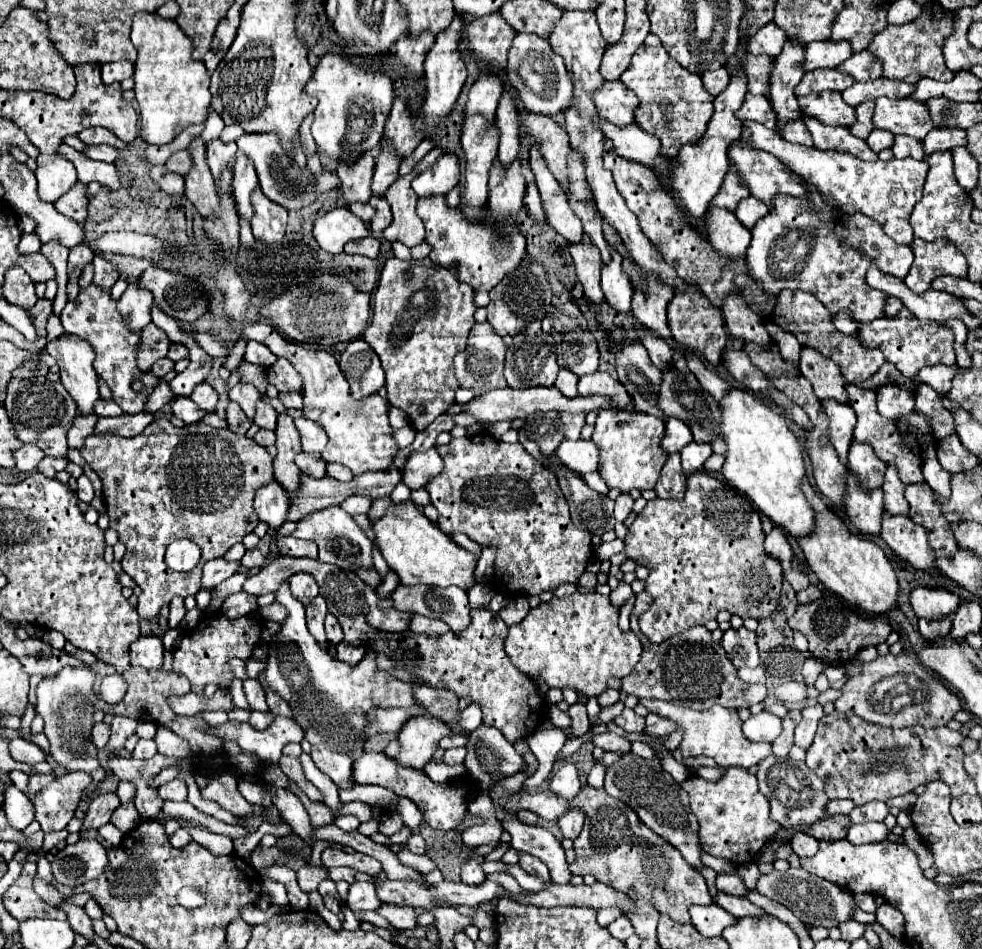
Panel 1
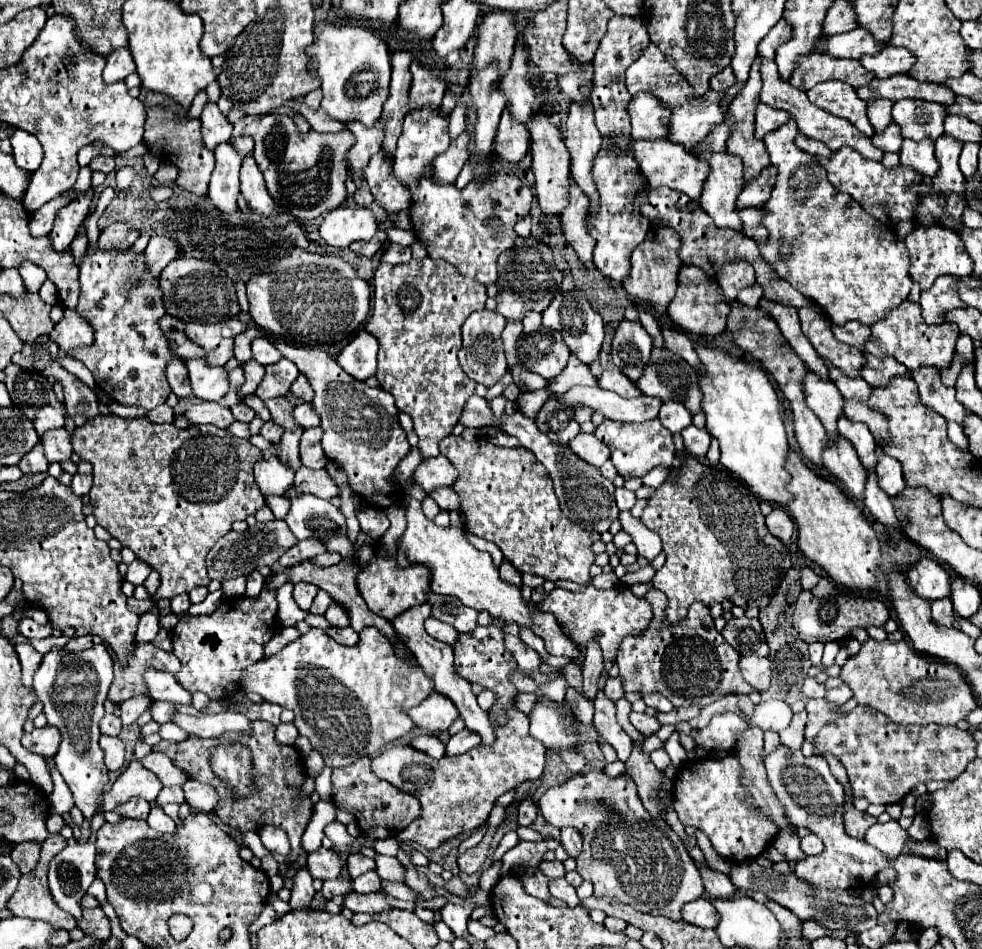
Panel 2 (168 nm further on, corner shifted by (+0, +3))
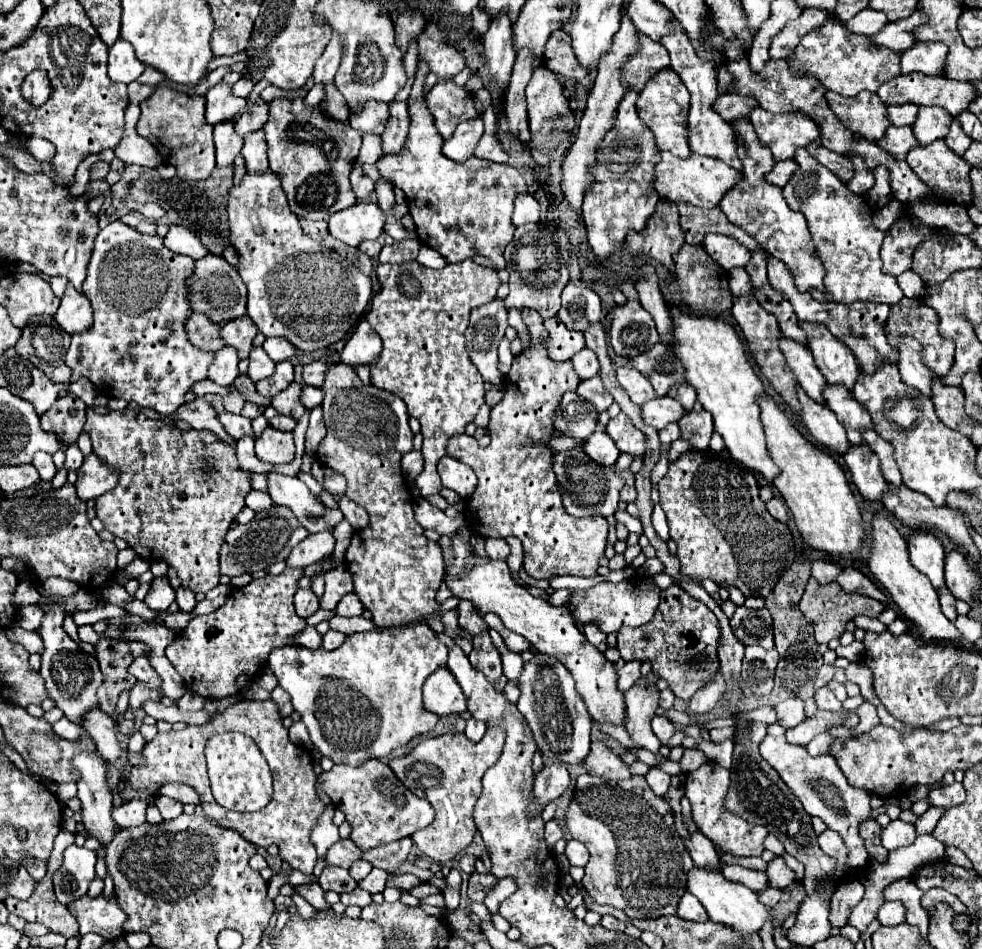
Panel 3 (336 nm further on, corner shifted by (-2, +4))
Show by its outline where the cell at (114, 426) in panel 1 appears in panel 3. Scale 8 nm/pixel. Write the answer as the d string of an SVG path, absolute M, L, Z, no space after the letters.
M196 397L192 403L184 403L178 411L176 411L176 419L184 419L188 421L194 429L208 429L214 435L218 435L218 439L222 439L222 443L236 447L236 439L230 439L226 435L226 431L222 429L222 423L218 421L218 413L212 407L212 403L208 403L204 397Z

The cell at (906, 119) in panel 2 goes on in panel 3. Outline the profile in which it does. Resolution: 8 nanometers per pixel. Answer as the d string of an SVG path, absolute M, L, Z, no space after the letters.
M920 107L918 119L914 123L914 135L920 145L930 145L936 139L944 139L950 131L952 115L942 107Z

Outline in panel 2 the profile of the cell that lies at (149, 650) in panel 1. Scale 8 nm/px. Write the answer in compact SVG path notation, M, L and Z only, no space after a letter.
M158 610L142 614L140 622L138 622L138 630L136 630L136 644L150 644L156 638L158 630L160 630Z

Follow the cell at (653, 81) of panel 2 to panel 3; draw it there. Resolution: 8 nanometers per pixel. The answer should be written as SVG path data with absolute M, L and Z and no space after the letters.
M728 93L720 95L714 103L714 111L722 115L724 121L732 121L734 117L744 117L750 113L750 109L756 109L758 101L754 97L742 97L738 93Z

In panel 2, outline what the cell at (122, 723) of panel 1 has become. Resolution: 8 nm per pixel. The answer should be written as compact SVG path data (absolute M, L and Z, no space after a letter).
M136 696L136 698L130 698L130 700L122 702L120 704L122 726L128 728L130 724L134 724L148 710L150 704L152 704L152 698L148 698L148 696Z

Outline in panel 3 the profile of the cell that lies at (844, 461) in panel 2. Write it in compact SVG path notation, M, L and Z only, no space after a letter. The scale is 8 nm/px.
M798 387L798 401L802 405L802 421L812 433L812 437L816 437L820 443L838 453L846 453L850 443L844 427L838 423L834 413L826 405L806 397L806 393L802 393L800 387Z

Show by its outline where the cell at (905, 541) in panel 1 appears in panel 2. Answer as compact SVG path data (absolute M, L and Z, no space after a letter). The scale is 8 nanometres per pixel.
M868 472L868 482L866 482L866 490L864 490L864 504L880 524L894 528L894 530L902 530L900 520L896 518L896 512L892 506L892 498L878 488L874 472Z

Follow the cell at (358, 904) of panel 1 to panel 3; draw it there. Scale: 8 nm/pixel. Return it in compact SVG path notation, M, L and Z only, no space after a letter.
M372 869L358 885L368 891L368 893L382 893L384 887L386 887L386 879L388 879L388 873L382 871L382 869Z

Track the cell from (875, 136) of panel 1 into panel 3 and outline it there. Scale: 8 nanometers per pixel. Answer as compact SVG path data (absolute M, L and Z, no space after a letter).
M888 127L884 137L876 141L884 151L888 151L892 157L906 159L908 151L918 147L918 139L912 133L912 127Z

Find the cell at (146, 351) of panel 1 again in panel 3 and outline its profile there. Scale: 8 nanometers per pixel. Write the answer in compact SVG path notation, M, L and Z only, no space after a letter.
M194 313L186 323L186 331L192 345L202 351L218 351L226 345L220 337L220 323L210 321L210 317L204 317L204 313Z

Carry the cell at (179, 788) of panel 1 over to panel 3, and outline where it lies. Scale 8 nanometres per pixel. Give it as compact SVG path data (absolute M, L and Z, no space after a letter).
M158 795L156 799L154 799L154 805L158 807L158 811L162 813L162 817L168 821L168 819L174 819L174 817L178 817L180 813L182 813L182 803L180 801L174 801L174 799L170 799L170 797L162 797L162 795Z

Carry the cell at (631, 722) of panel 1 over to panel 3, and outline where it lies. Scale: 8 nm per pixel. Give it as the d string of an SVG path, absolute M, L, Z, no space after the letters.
M656 715L654 719L652 719L652 729L654 729L654 733L656 733L656 737L660 739L660 743L662 745L668 745L668 741L670 741L670 737L674 735L674 723L670 721L670 719L666 719L666 717L660 717L660 715Z

